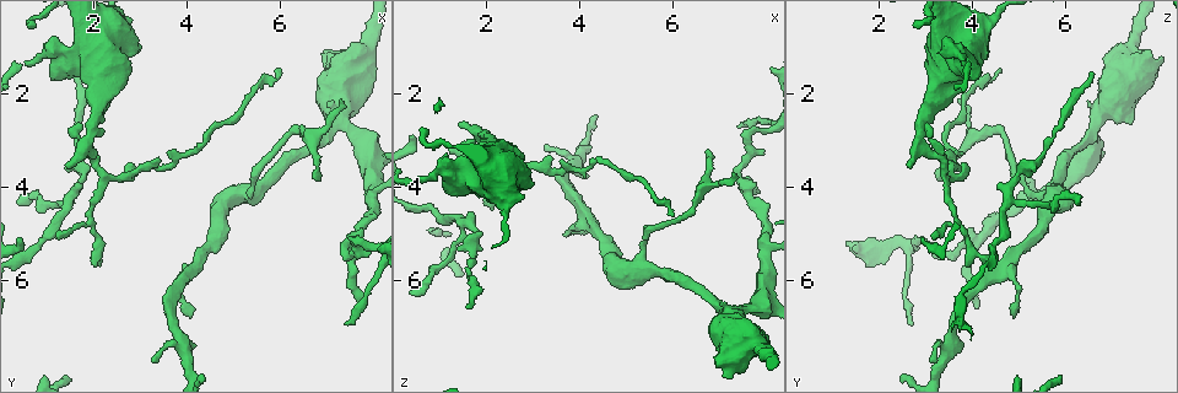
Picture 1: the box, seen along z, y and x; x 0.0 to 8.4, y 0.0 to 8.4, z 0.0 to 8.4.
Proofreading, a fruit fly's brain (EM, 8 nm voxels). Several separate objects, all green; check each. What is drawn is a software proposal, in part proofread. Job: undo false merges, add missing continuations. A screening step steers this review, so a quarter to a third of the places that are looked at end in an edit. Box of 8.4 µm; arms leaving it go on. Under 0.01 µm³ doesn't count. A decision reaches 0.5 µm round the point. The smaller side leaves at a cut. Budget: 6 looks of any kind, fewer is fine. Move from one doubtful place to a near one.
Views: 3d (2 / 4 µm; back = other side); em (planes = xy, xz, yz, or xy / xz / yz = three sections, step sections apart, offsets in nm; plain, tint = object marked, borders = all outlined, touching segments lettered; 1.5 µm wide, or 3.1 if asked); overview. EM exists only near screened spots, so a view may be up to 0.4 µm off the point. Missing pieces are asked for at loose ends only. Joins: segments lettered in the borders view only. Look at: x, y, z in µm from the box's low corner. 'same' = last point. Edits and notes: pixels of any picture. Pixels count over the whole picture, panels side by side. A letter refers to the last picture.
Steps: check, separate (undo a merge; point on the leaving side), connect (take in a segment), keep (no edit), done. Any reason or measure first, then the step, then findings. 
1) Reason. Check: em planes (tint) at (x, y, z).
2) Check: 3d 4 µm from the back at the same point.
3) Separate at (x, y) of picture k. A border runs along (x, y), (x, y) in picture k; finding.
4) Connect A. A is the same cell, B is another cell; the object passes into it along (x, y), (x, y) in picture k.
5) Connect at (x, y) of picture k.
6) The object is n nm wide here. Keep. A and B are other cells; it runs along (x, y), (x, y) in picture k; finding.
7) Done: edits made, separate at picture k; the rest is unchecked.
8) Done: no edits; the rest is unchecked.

Tapers out. Check: em planes (plain) at (7.65, 6.65, 4.15).

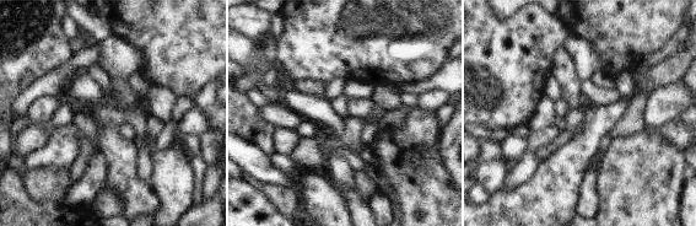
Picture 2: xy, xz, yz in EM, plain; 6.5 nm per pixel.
What lies round it. Check: em planes (borders) at the same point.

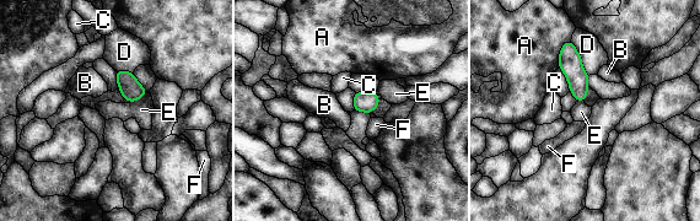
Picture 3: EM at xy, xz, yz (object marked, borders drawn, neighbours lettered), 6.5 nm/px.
Keep. A, B, C, D, E and F are other cells; a border runs along (147, 91), (130, 102) in picture 3; no lettered segment goes on from it.

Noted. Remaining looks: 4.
Free end. Check: em planes (tint) at (7.30, 2.15, 3.70).

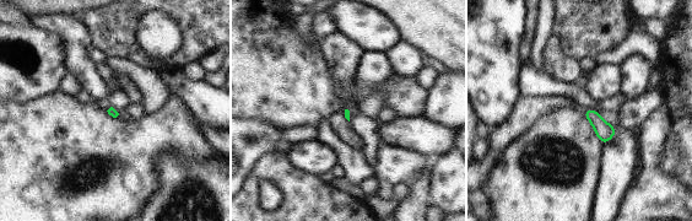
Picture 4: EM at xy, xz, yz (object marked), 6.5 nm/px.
What lies round it. Check: em planes (borders) at the same point.

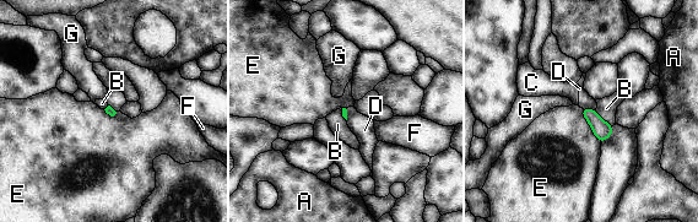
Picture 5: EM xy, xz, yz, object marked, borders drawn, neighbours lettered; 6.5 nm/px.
Keep. A, B, C, D, E, F and G are other cells; a border runs along (580, 108), (582, 115), (600, 142) in picture 5; no lettered segment goes on from it.

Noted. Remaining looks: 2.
Done: no edits; the rest is unchecked.

